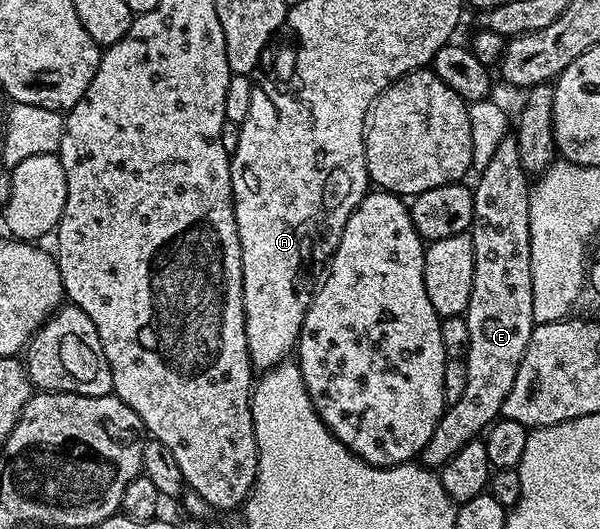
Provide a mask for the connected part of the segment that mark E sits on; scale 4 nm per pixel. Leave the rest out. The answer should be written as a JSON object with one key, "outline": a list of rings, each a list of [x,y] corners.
{"outline":[[[512,137],[501,139],[484,169],[477,172],[478,184],[473,184],[472,221],[469,235],[472,237],[474,250],[474,276],[472,277],[472,293],[464,312],[468,325],[468,353],[464,360],[468,369],[468,385],[464,385],[464,397],[460,401],[449,404],[442,412],[436,429],[424,445],[420,459],[431,469],[440,469],[468,441],[479,438],[501,416],[502,406],[512,389],[512,381],[516,381],[516,369],[524,357],[524,349],[528,349],[528,337],[532,337],[532,329],[536,326],[532,313],[532,257],[530,256],[530,226],[528,225],[528,209],[530,208],[531,182],[526,170],[520,165],[520,149],[516,149],[516,141]]]}

